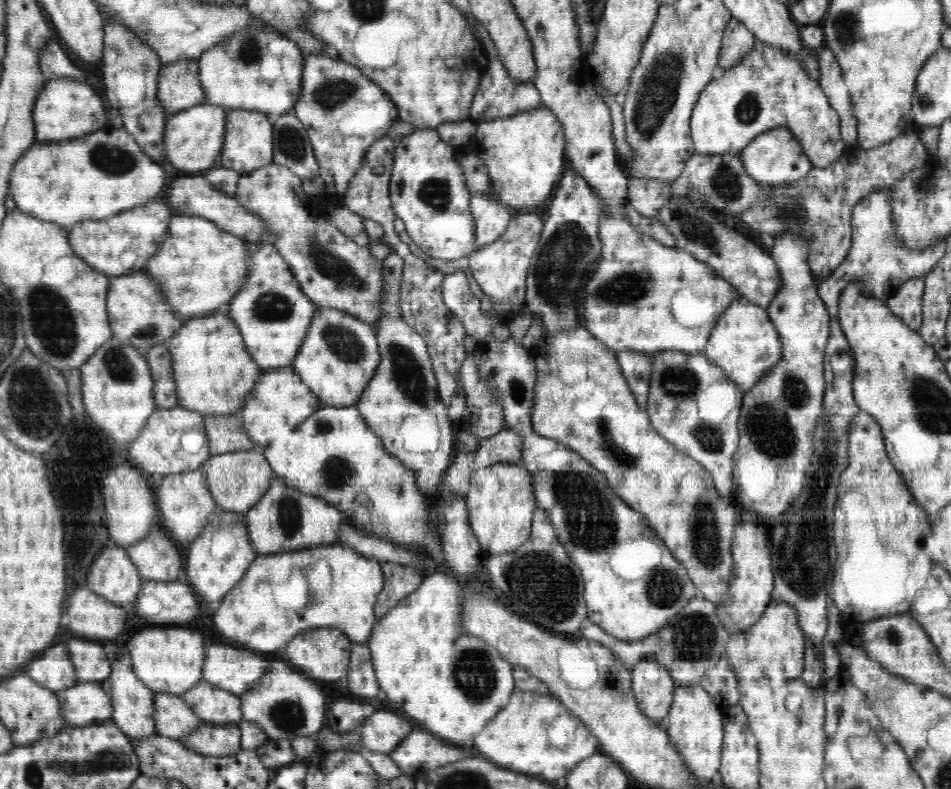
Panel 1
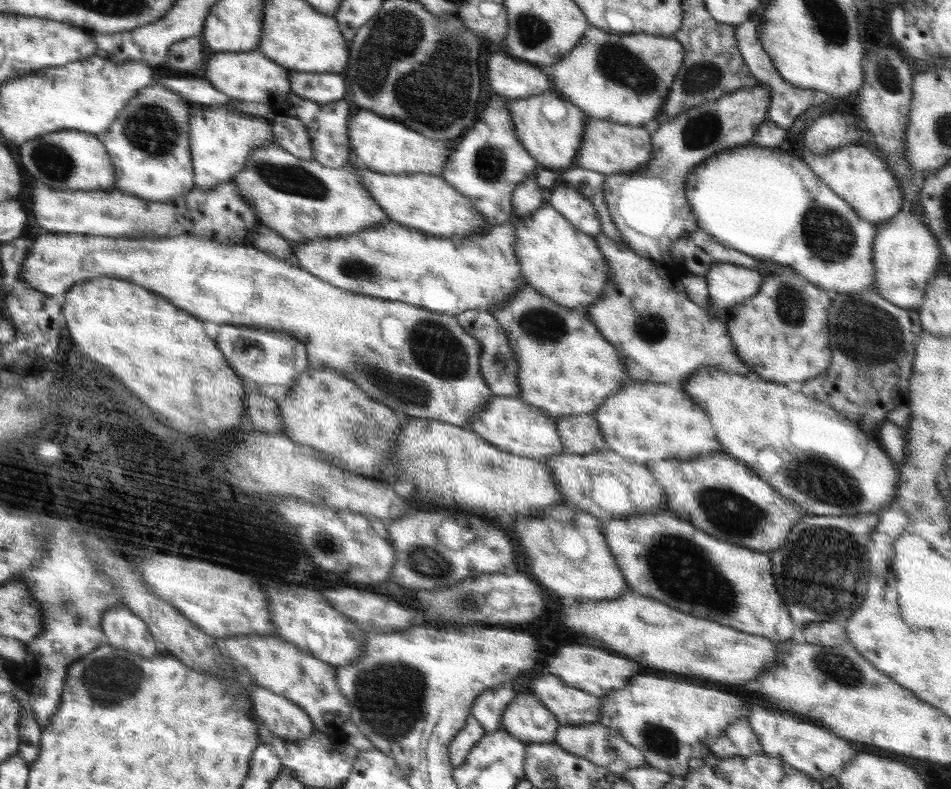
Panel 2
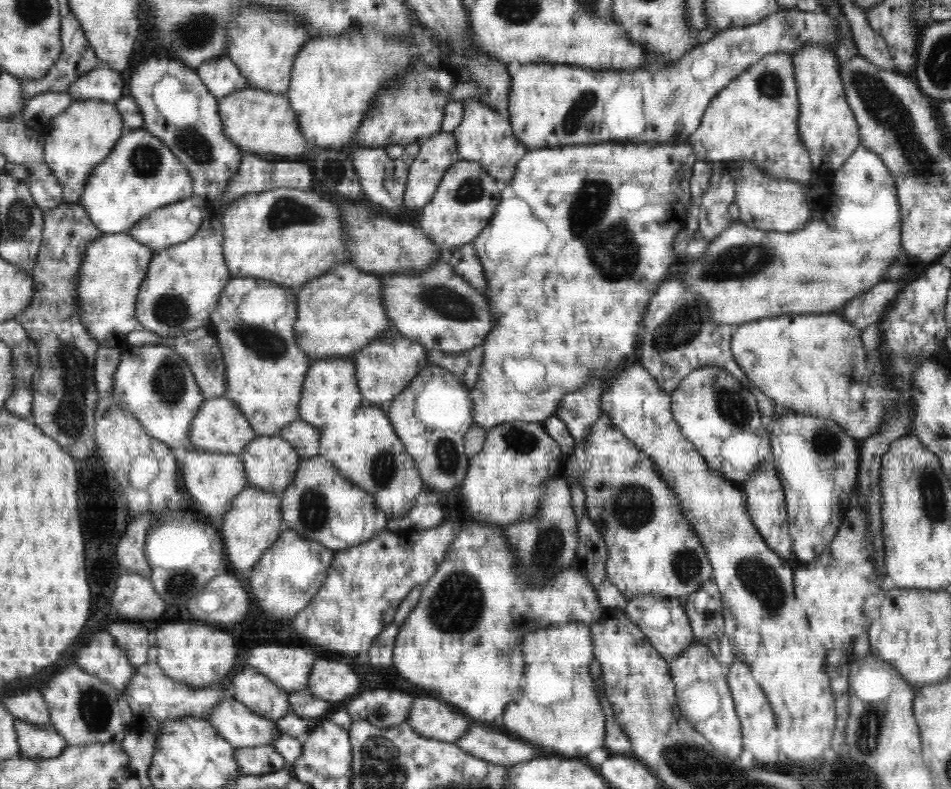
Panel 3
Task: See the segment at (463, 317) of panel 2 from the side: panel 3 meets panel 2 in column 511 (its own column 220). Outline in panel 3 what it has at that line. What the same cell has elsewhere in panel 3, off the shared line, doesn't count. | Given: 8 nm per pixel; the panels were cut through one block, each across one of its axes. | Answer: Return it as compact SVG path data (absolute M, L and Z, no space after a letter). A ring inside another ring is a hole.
M209 326L196 328L196 330L186 332L178 337L160 337L146 328L134 330L127 336L128 346L154 345L156 343L174 349L189 365L190 371L192 371L192 375L194 375L194 379L196 379L196 383L198 383L198 387L200 387L205 399L224 396L226 392L225 361L222 351L220 351L220 345L218 345L218 339L216 339Z

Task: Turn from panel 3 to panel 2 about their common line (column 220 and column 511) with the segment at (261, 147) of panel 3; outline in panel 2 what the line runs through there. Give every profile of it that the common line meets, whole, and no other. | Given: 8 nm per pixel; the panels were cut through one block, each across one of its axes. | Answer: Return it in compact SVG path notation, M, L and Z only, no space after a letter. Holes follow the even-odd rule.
M555 92L510 99L507 104L517 139L543 168L570 168L583 143L583 128L590 116L575 104L562 100Z

